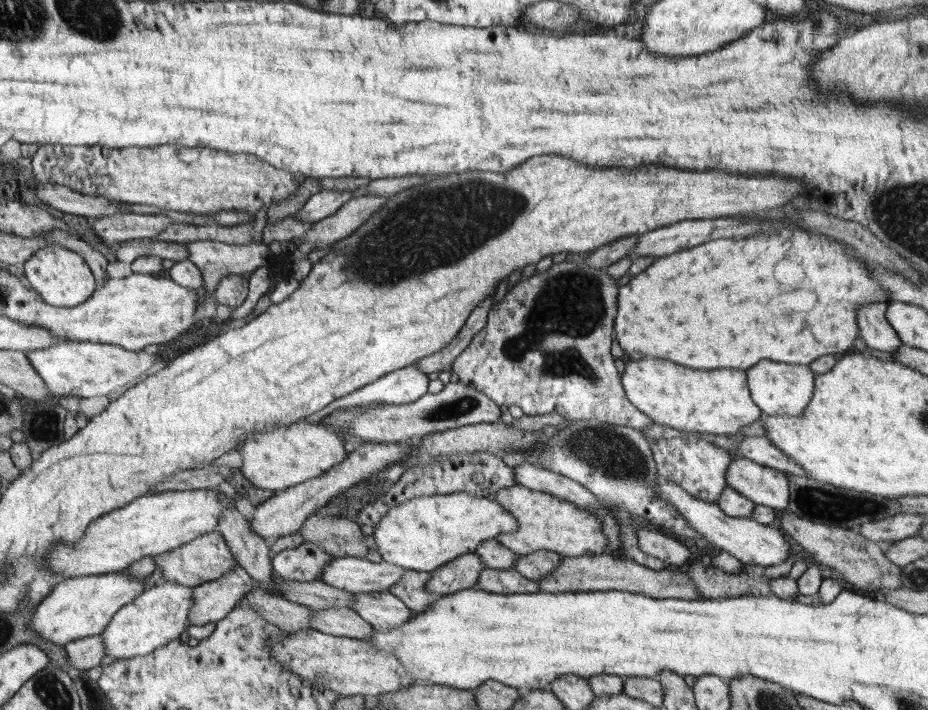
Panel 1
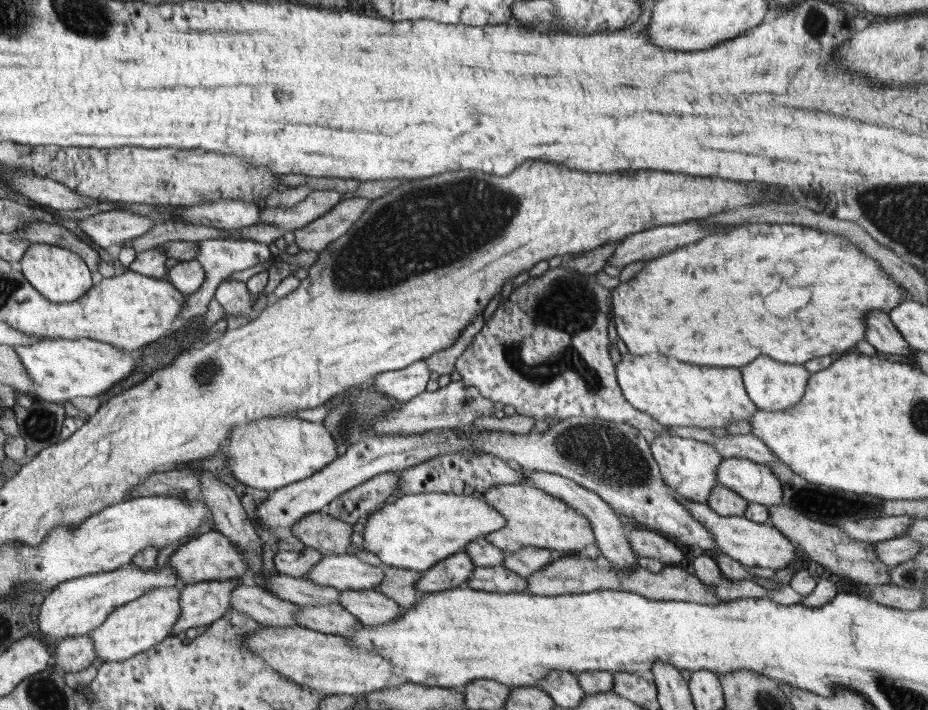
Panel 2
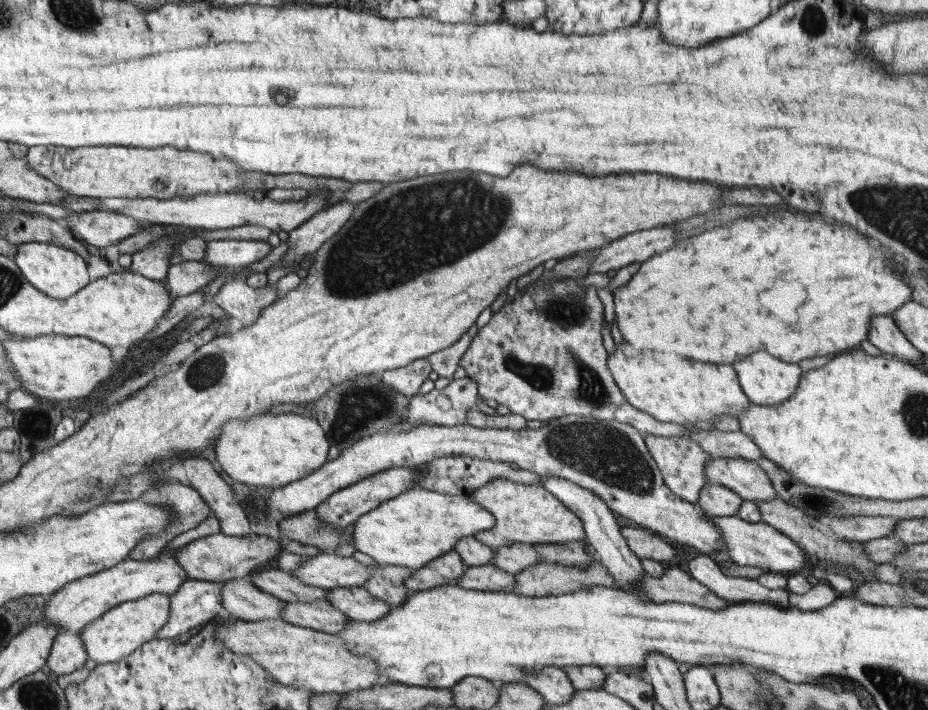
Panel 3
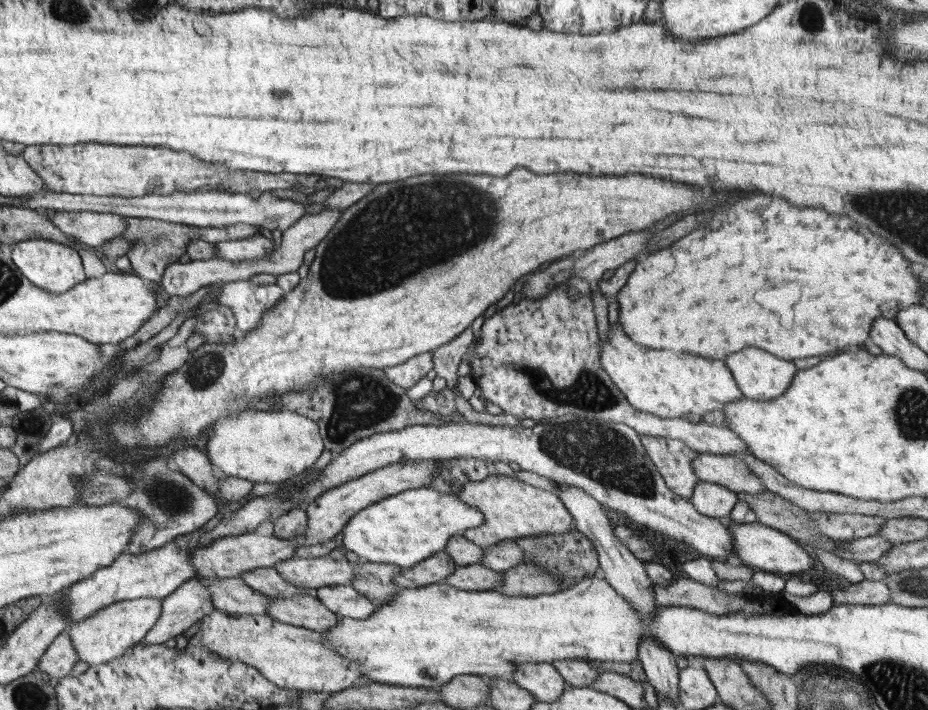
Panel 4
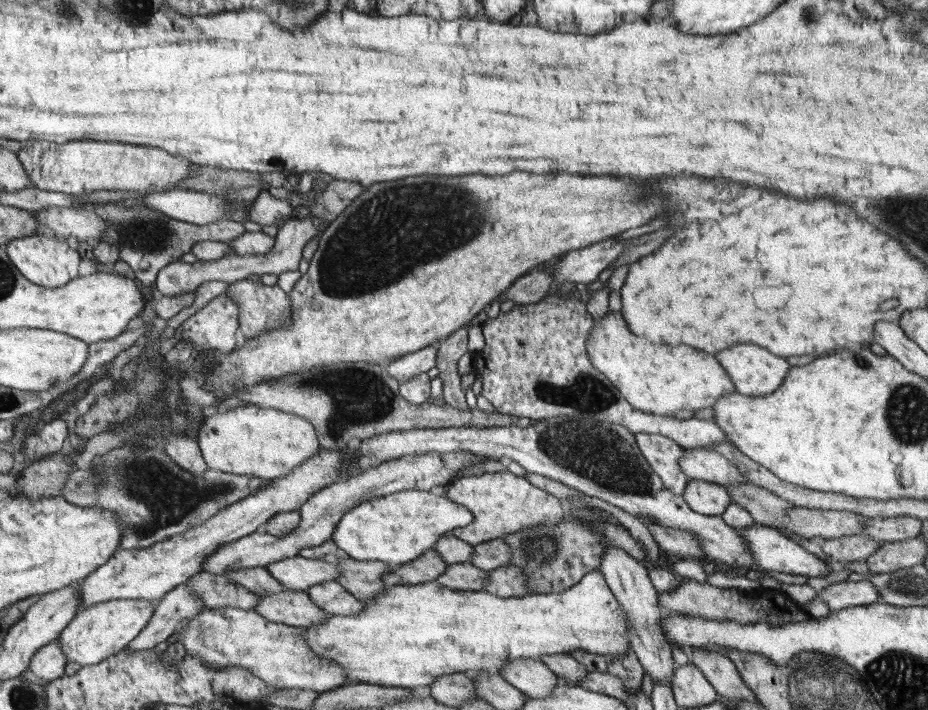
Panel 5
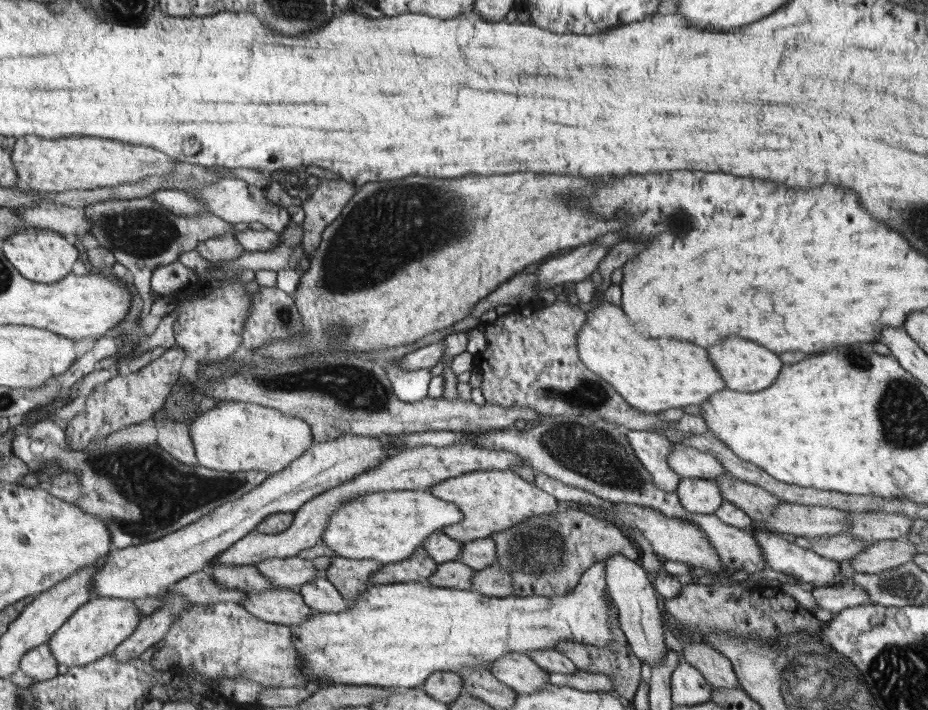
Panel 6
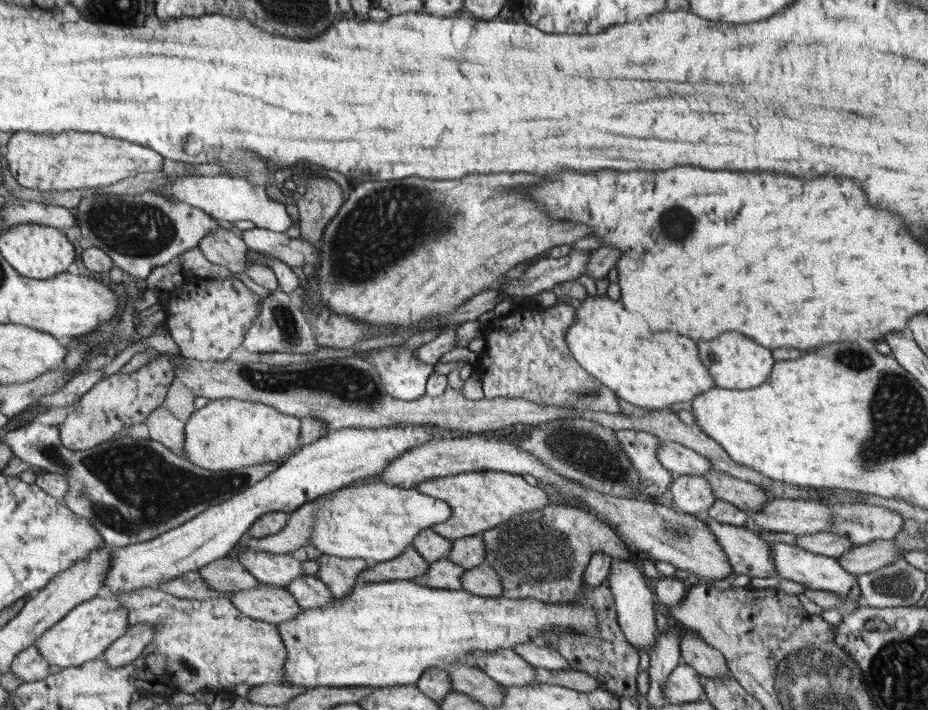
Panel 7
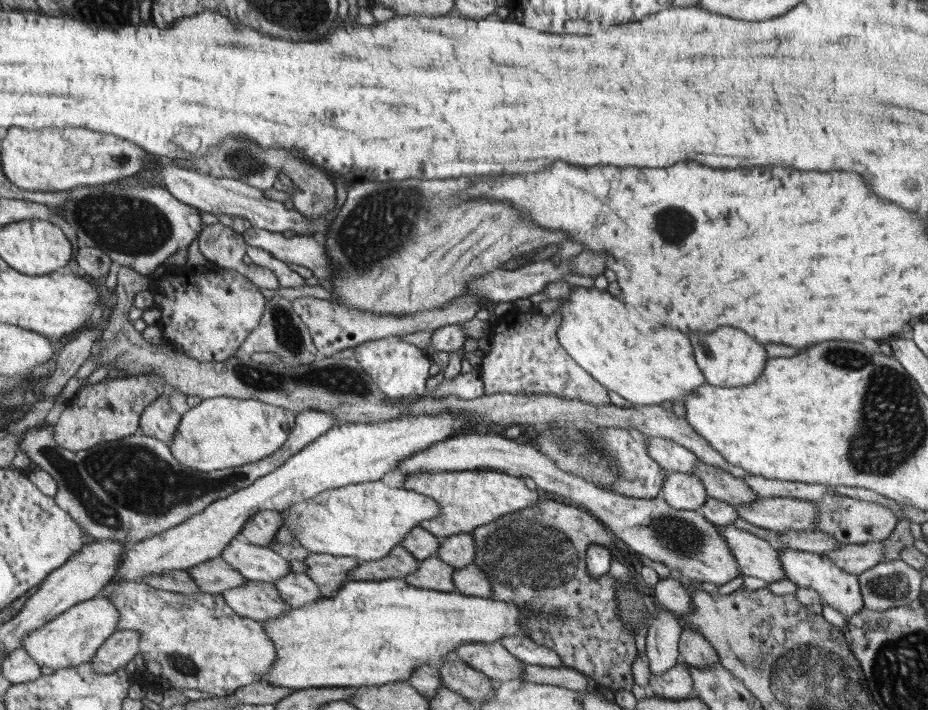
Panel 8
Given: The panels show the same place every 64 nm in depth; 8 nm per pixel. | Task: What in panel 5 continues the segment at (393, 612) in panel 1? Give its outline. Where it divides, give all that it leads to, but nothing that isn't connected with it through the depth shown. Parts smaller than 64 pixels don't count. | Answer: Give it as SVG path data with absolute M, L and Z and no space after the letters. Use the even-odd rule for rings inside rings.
M331 580L323 584L313 584L313 588L307 590L307 598L329 616L355 616L365 606L365 602L355 600L355 596L345 592L339 582Z

